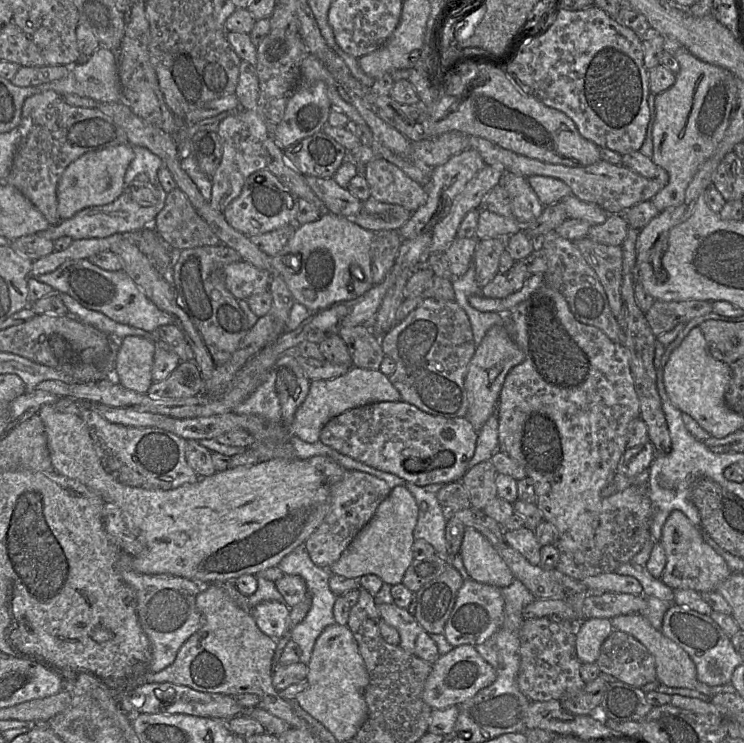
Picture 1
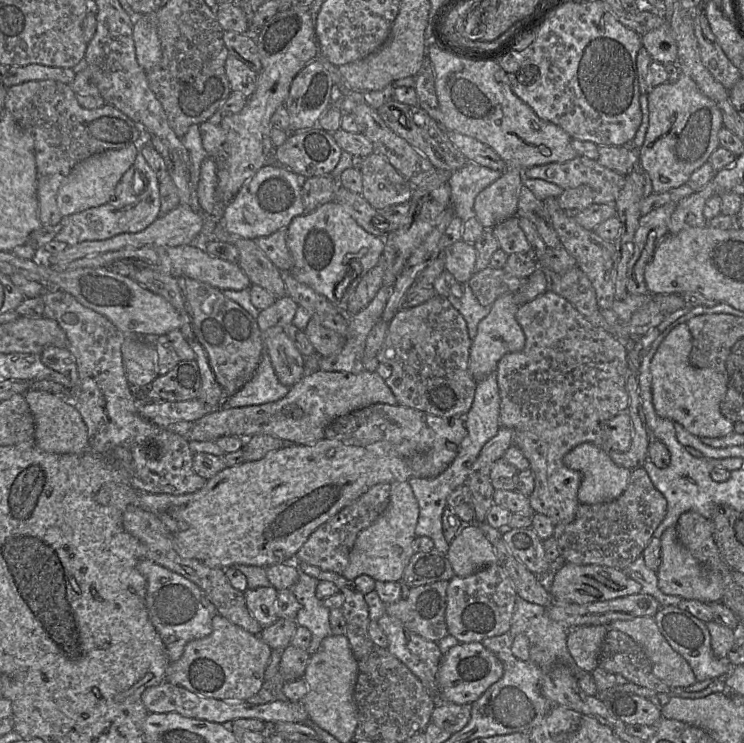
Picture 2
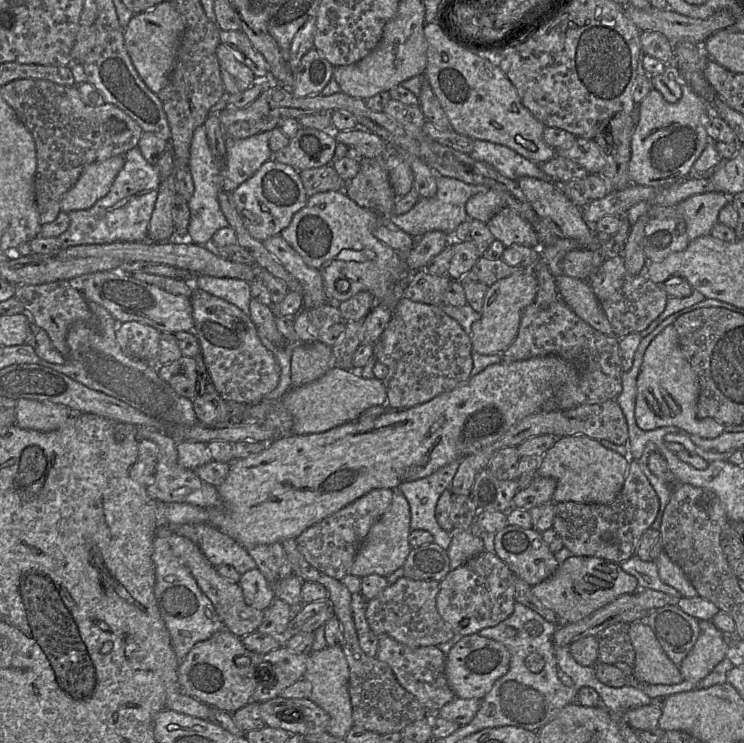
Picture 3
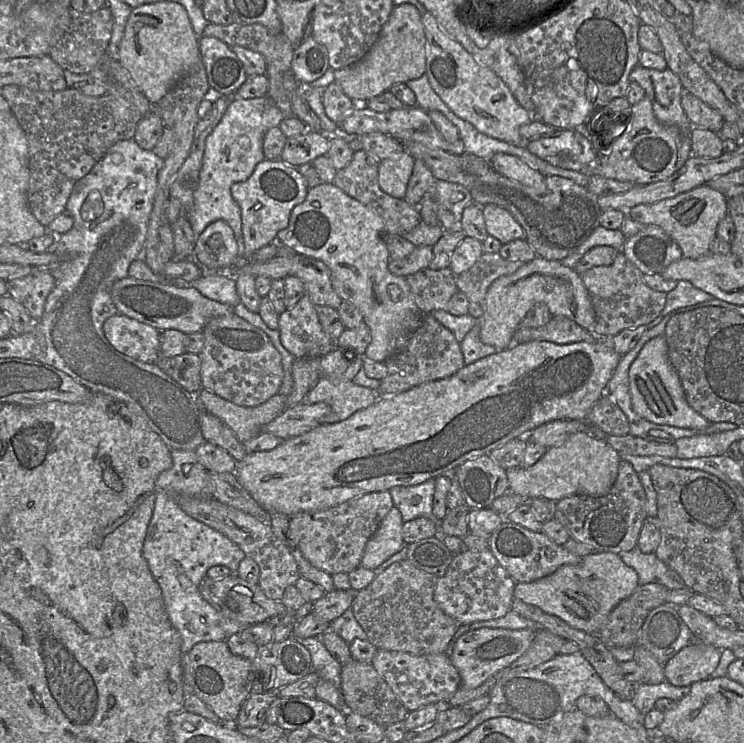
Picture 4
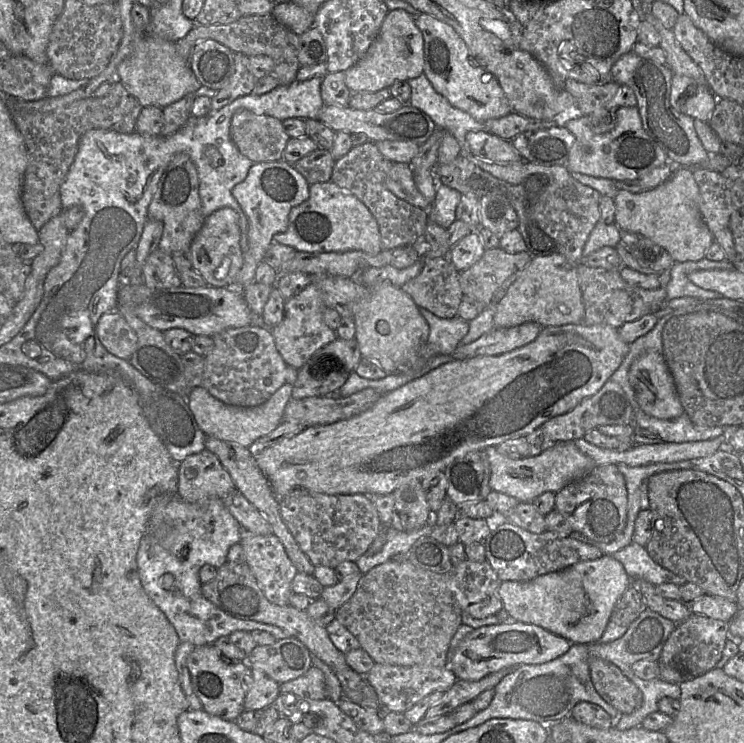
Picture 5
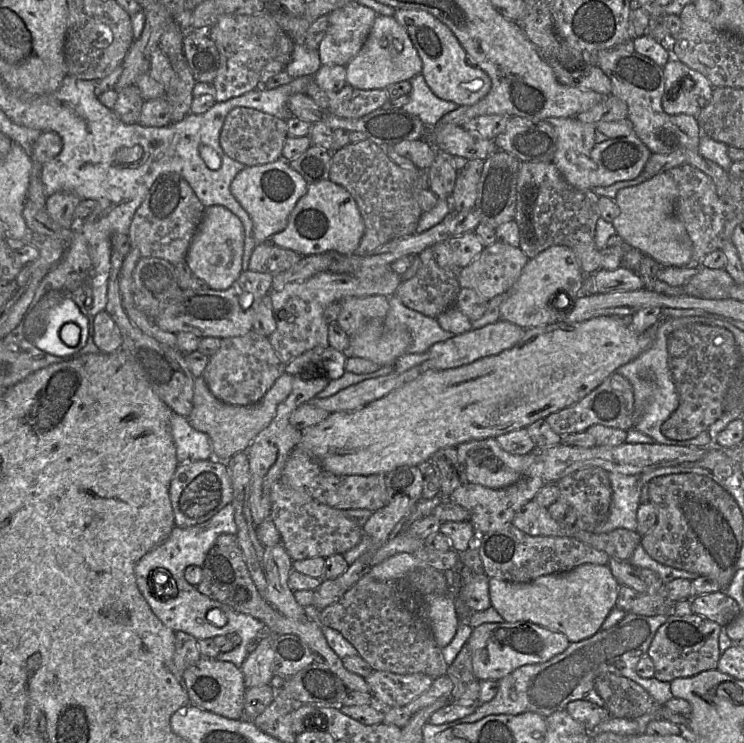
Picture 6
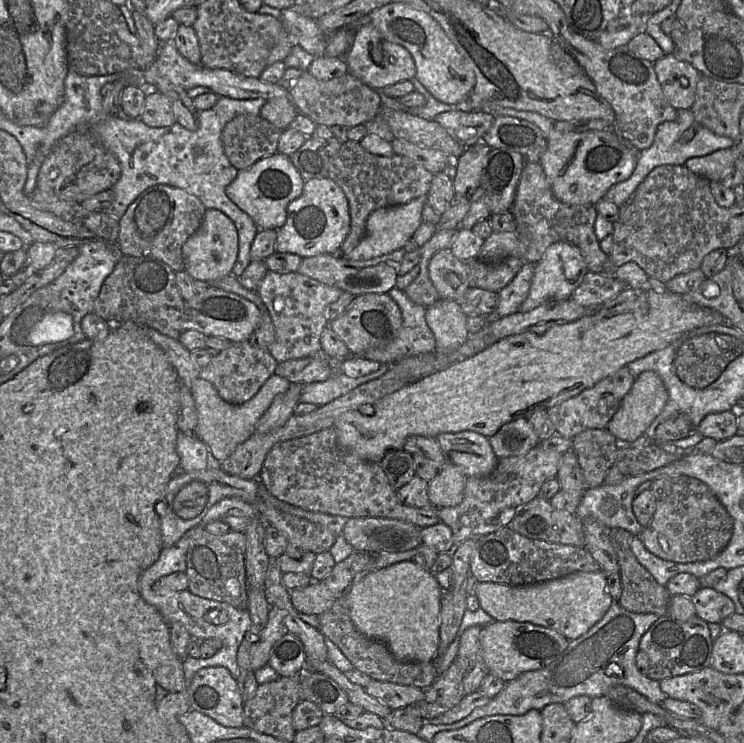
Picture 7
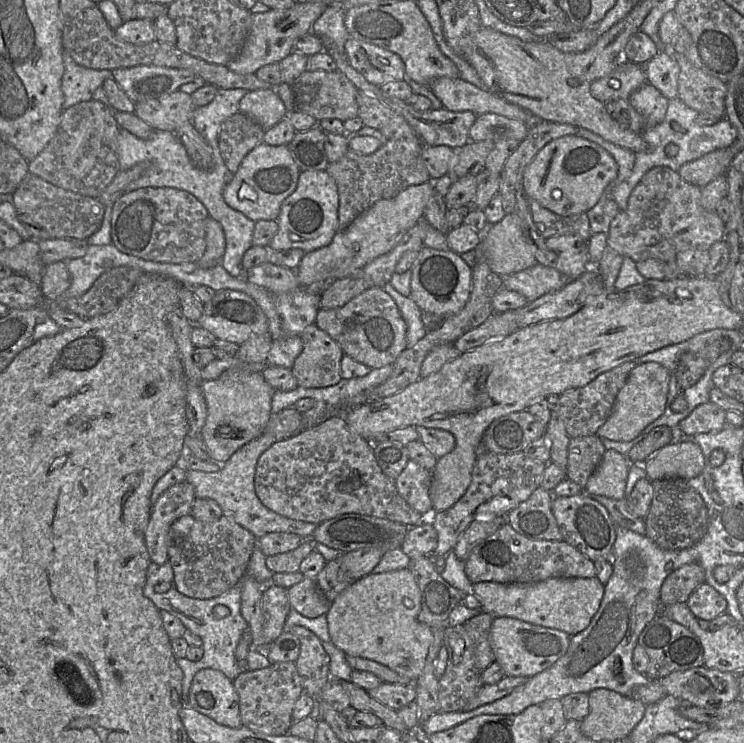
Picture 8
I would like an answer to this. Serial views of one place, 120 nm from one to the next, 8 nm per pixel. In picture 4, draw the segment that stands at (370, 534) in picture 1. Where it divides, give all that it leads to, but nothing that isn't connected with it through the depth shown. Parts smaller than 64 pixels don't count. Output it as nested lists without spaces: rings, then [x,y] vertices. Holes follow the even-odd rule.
[[[393,506],[366,543],[360,566],[374,570],[400,551],[405,545],[403,524],[400,510]]]

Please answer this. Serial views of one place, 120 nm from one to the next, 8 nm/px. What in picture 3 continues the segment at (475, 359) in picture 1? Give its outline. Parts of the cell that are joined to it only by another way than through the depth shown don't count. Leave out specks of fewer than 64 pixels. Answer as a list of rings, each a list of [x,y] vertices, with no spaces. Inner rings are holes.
[[[525,268],[496,281],[485,294],[481,317],[472,324],[472,350],[482,355],[503,354],[515,340],[522,313],[535,301],[537,290],[538,280],[534,268]]]

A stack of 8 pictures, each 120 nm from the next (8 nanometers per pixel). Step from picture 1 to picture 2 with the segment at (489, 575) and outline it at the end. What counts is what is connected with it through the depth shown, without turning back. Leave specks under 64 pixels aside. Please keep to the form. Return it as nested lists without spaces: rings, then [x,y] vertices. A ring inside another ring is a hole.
[[[475,521],[462,523],[461,530],[449,544],[447,557],[455,575],[460,577],[469,576],[485,566],[498,563],[494,547]]]

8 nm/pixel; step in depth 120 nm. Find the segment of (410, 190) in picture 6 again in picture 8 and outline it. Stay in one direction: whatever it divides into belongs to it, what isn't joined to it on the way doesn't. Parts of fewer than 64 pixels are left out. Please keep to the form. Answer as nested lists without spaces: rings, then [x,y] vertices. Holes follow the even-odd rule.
[[[387,140],[374,153],[364,155],[350,149],[336,162],[329,162],[326,171],[336,183],[339,195],[338,231],[346,229],[364,210],[381,199],[394,197],[411,185],[430,180],[421,160],[421,140]]]

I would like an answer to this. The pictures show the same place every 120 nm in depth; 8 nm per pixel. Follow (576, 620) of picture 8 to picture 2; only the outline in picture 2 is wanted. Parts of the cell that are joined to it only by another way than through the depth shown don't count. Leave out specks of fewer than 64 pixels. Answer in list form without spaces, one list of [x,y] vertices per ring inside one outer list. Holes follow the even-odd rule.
[[[565,563],[553,578],[549,593],[556,602],[588,604],[612,600],[627,595],[641,593],[642,586],[627,576],[623,570],[602,565],[577,565]]]

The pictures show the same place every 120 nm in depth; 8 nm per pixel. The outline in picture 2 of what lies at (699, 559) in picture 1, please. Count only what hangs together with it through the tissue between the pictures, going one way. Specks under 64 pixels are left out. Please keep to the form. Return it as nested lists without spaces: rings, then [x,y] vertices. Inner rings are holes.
[[[675,526],[668,527],[661,540],[661,564],[657,571],[658,587],[668,595],[679,596],[686,600],[699,600],[703,603],[719,602],[723,596],[721,575],[708,572],[699,561],[692,556],[677,537]]]

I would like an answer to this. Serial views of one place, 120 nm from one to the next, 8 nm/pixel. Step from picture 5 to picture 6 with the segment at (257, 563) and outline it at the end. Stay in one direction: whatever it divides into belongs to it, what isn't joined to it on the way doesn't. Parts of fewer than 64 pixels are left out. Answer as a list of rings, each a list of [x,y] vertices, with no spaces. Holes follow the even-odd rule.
[[[278,544],[264,549],[267,590],[265,599],[282,615],[297,621],[306,621],[304,608],[294,597],[289,587],[289,575],[293,571],[293,560],[285,547]]]

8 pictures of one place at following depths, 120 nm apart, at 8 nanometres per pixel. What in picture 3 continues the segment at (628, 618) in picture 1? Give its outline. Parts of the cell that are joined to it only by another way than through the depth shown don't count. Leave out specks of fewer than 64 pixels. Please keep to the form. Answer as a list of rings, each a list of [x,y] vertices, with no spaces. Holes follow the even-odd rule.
[[[645,620],[629,624],[629,637],[635,649],[634,678],[648,685],[673,685],[684,678],[679,667],[664,652]]]

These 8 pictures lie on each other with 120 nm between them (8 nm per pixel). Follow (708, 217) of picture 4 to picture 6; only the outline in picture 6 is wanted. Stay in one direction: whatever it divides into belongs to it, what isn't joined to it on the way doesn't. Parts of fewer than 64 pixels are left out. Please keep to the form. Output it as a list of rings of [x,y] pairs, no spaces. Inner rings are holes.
[[[669,171],[618,191],[615,202],[619,215],[612,221],[624,242],[652,257],[662,266],[686,266],[692,257],[693,244],[683,223],[674,215],[677,185]]]

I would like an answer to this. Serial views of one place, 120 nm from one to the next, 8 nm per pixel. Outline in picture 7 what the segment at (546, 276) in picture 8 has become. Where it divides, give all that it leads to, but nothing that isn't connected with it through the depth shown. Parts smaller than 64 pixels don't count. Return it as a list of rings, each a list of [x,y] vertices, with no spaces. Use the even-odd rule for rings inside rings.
[[[524,262],[513,280],[498,292],[498,305],[494,312],[485,316],[486,323],[518,312],[528,296],[535,264]]]

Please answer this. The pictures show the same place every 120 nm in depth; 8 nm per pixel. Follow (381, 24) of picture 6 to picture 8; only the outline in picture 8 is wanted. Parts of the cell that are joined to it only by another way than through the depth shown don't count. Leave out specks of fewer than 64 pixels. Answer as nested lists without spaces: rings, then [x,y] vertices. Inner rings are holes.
[[[352,37],[346,41],[345,50],[351,66],[373,85],[382,86],[406,77],[404,62],[389,50]]]

